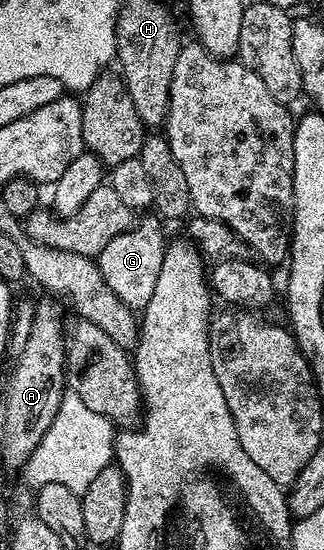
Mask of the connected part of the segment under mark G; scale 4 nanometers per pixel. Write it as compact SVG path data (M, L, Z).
M157 218L154 219L146 219L143 223L135 222L130 230L120 233L120 237L112 237L112 241L108 241L108 245L104 245L104 249L96 256L100 273L108 288L112 289L112 293L124 305L133 309L145 309L148 301L152 301L161 266L166 260L168 238L162 232L163 224Z

